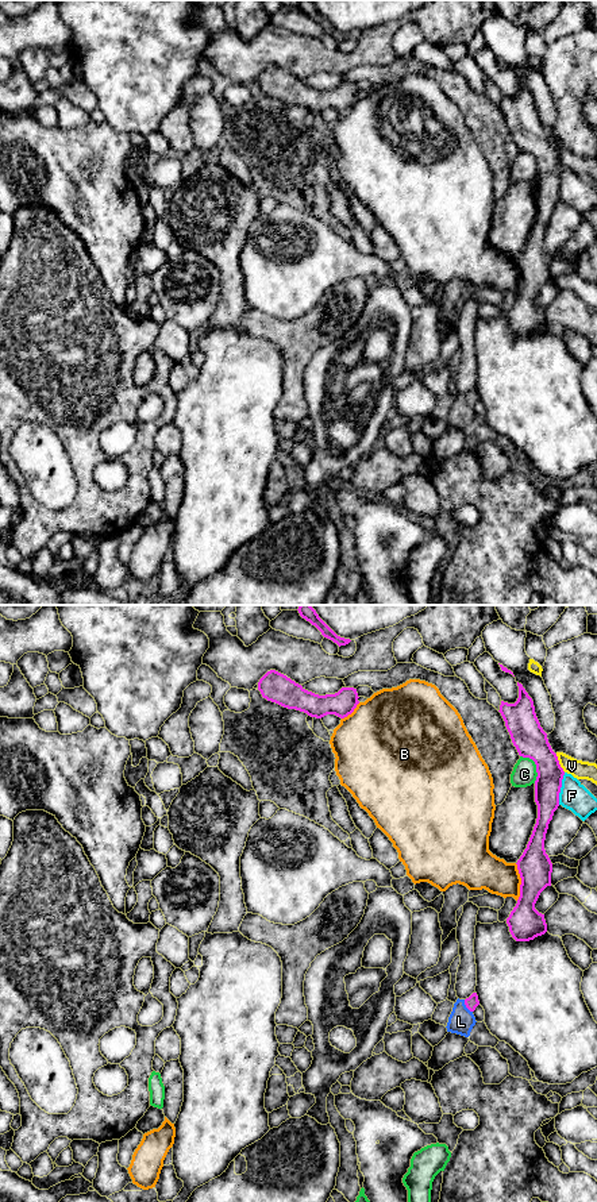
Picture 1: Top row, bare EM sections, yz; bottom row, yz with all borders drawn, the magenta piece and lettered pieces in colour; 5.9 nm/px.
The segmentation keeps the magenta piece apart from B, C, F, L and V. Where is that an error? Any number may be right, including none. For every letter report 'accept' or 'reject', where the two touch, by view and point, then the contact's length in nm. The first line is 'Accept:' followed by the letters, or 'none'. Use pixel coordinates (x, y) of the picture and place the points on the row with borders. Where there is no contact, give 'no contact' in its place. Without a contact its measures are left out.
Accept: L
B: reject | yz (522, 882) | 220 nm
C: reject | yz (536, 766) | 190 nm
F: reject | yz (559, 789) | 200 nm
L: accept | yz (466, 1006) | 90 nm
V: reject | yz (558, 763) | 130 nm

